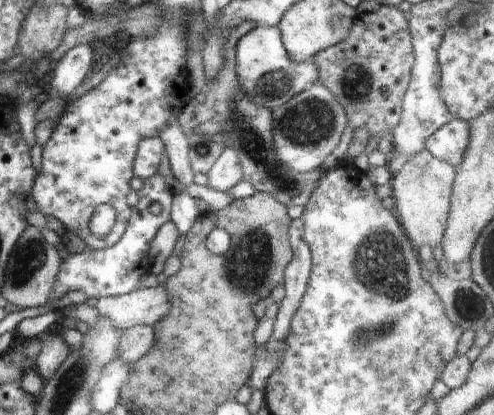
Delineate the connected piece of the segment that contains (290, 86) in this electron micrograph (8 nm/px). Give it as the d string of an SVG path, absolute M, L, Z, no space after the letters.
M256 25L248 30L236 43L236 76L250 98L272 111L293 96L302 92L319 77L314 57L296 62L282 42L280 29L266 25Z

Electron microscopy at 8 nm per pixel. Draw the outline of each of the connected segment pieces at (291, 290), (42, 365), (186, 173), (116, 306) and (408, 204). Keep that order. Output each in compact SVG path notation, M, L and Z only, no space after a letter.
M301 218L292 219L289 226L289 241L292 247L293 259L283 272L285 296L278 303L272 337L284 341L292 322L292 316L302 297L311 273L311 252L304 240L304 224Z
M55 327L48 334L45 334L42 338L42 348L40 348L40 354L36 357L35 368L36 371L42 374L42 379L50 380L59 366L62 366L64 360L70 349L66 346L66 342L62 342L58 338L58 333L64 328Z
M178 117L166 124L166 128L160 132L159 139L164 144L172 174L182 186L190 186L193 183L193 172L188 156L189 144L187 134L182 132L178 124Z
M166 284L156 287L138 286L128 294L97 299L93 304L99 315L106 316L120 330L133 326L156 326L170 312L170 294Z
M428 150L409 158L400 171L392 176L390 185L394 197L394 213L404 226L405 233L414 246L430 246L434 249L442 244L450 212L452 187L457 170L448 162L434 158Z

